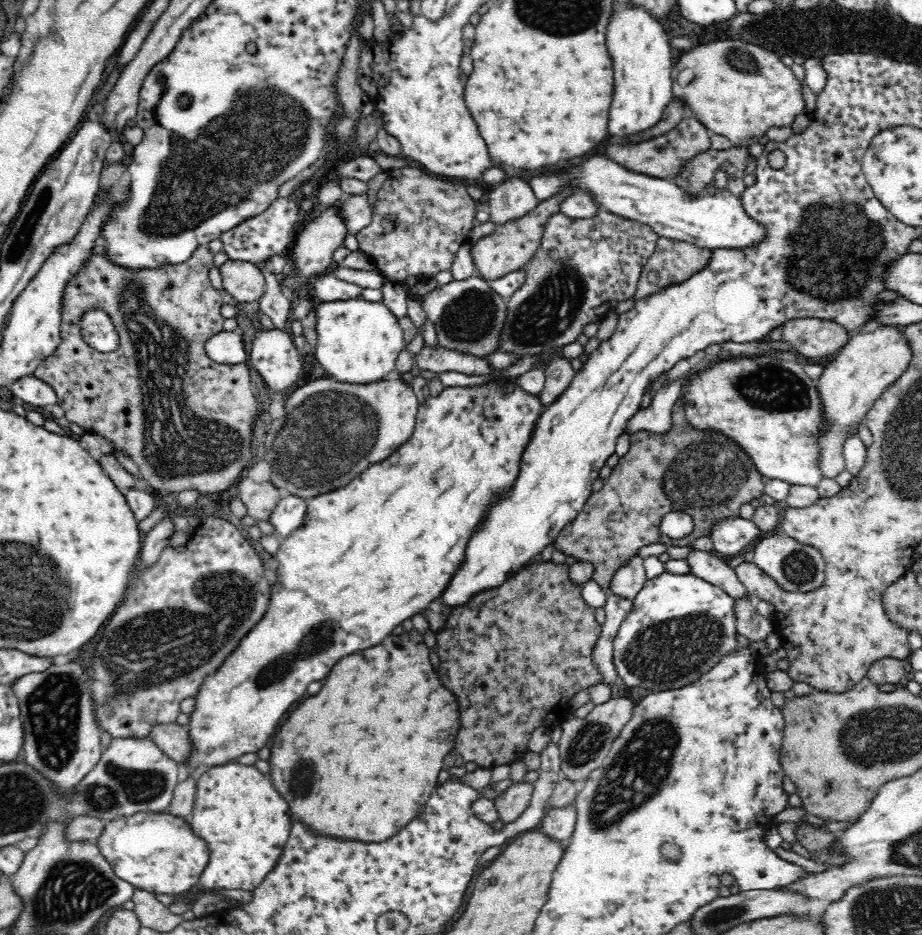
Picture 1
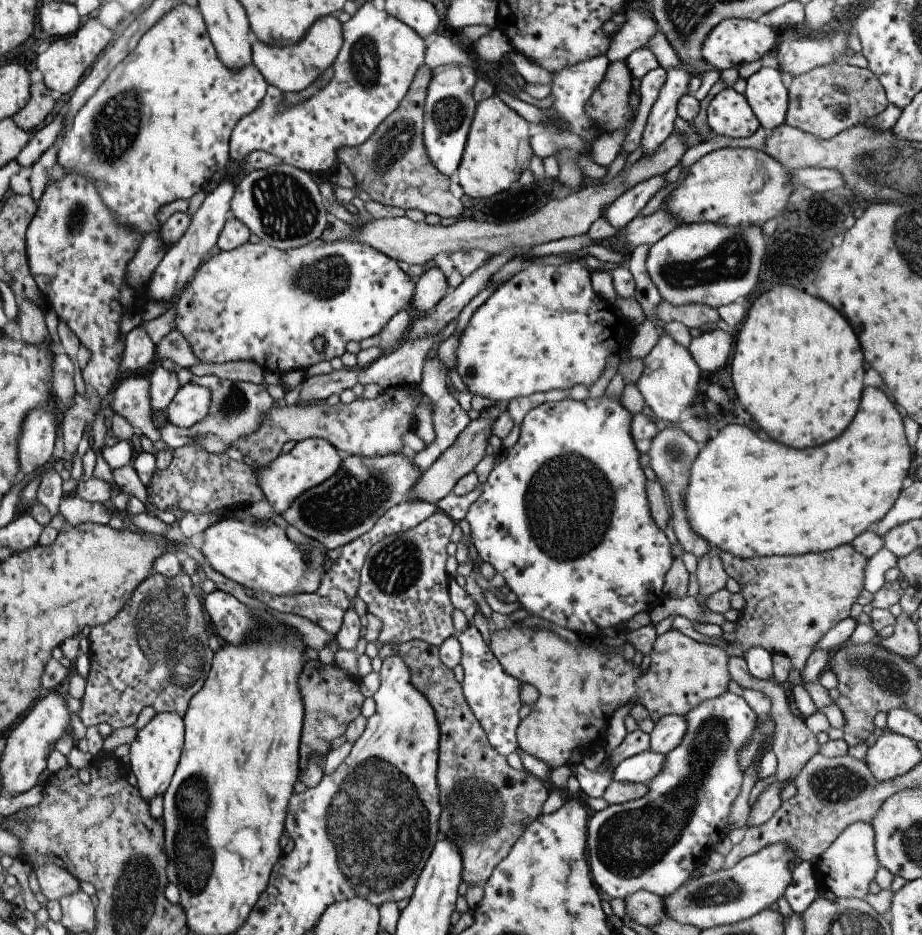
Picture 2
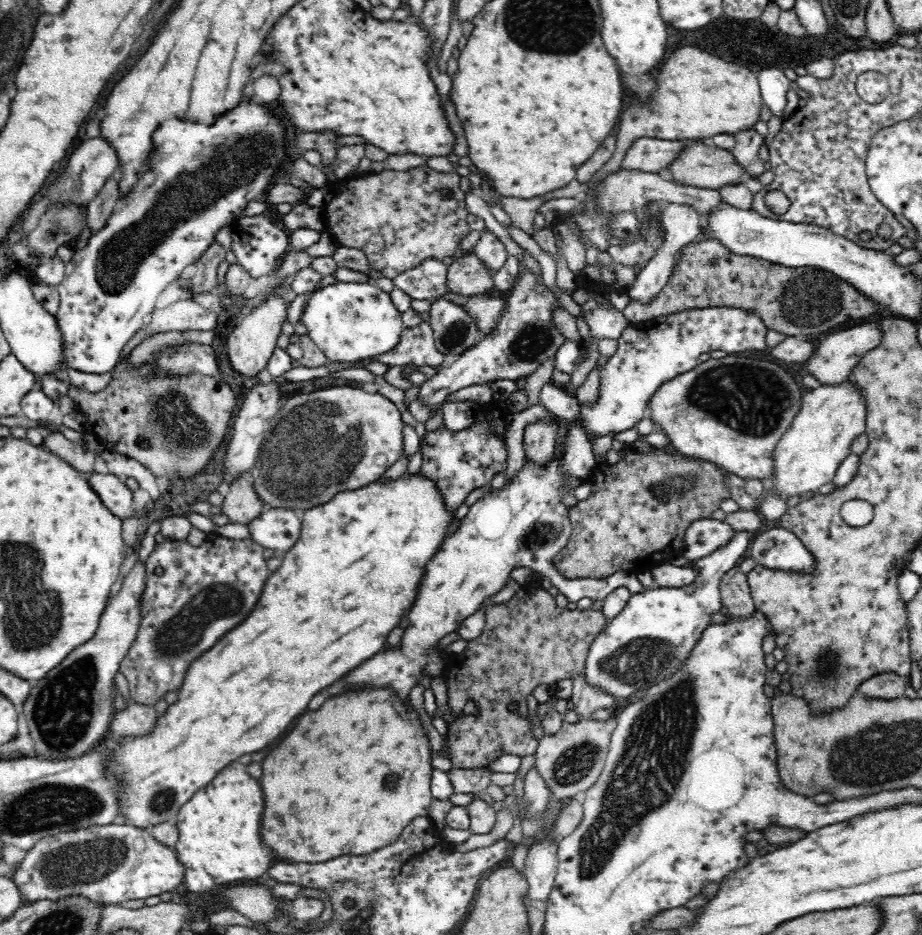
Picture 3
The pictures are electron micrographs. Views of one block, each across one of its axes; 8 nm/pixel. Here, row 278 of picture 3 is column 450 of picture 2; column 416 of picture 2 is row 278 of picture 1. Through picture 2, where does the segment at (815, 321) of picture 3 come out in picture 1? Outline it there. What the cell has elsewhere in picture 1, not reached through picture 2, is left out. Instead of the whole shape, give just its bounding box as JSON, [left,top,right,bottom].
[634,238,712,302]

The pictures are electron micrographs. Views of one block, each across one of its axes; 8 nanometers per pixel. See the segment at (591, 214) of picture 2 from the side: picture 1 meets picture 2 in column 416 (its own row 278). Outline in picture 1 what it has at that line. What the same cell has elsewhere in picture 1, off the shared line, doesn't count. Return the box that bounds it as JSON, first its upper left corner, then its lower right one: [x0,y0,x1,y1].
[220,260,266,304]

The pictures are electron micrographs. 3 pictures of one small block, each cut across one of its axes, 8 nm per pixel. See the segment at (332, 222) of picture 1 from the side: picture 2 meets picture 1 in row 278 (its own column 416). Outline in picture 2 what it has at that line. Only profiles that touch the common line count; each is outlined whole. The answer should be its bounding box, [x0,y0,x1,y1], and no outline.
[413,264,449,316]

